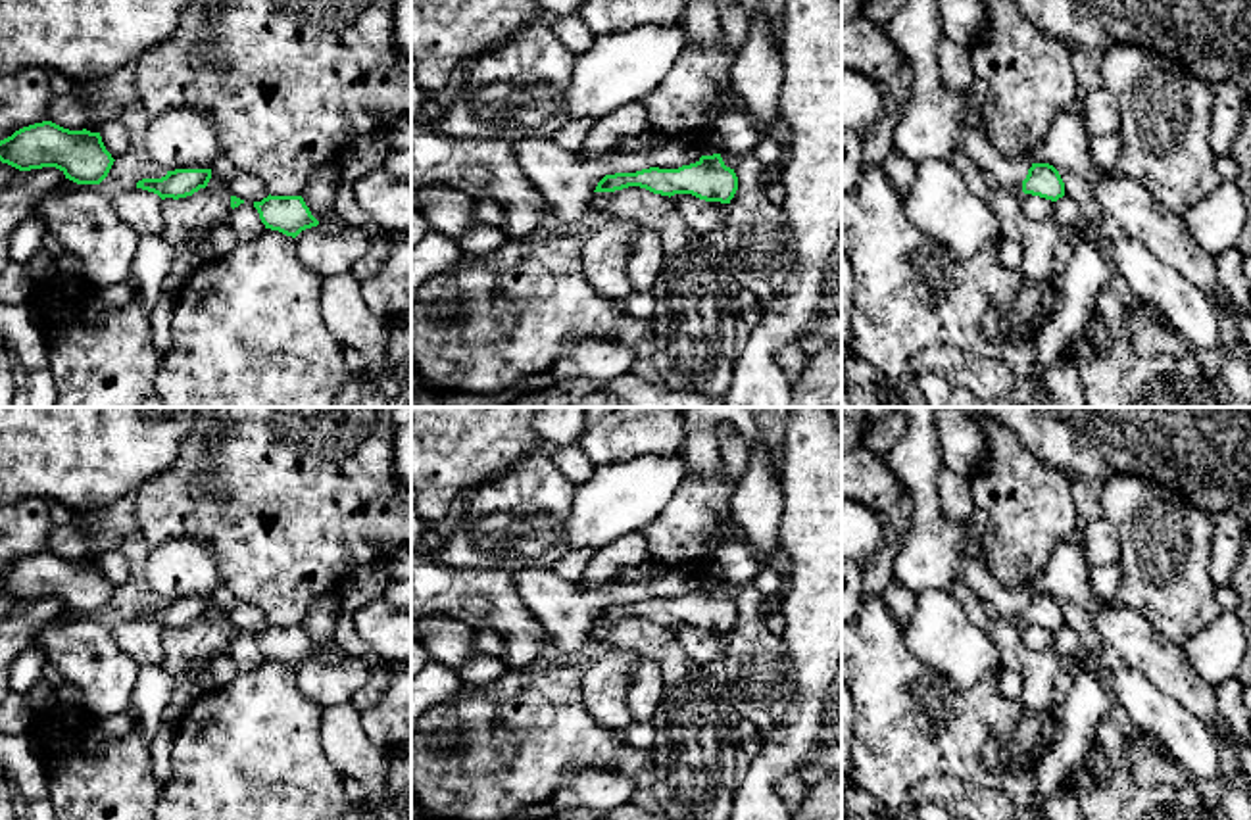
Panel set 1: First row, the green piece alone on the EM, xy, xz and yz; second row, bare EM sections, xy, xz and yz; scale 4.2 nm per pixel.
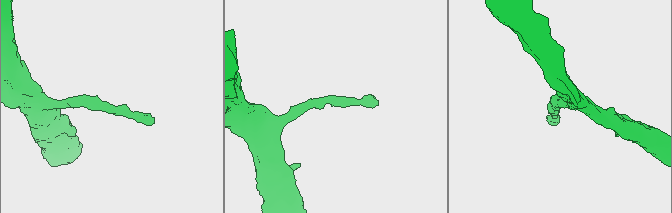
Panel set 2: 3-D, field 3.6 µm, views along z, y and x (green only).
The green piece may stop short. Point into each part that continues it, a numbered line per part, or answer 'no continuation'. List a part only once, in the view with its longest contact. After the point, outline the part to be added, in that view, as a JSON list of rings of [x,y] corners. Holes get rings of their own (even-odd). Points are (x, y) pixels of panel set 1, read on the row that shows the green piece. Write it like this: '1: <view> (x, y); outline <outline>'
no continuation

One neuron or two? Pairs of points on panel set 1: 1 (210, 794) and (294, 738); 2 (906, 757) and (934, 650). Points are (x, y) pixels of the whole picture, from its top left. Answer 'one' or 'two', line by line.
1: one
2: two

